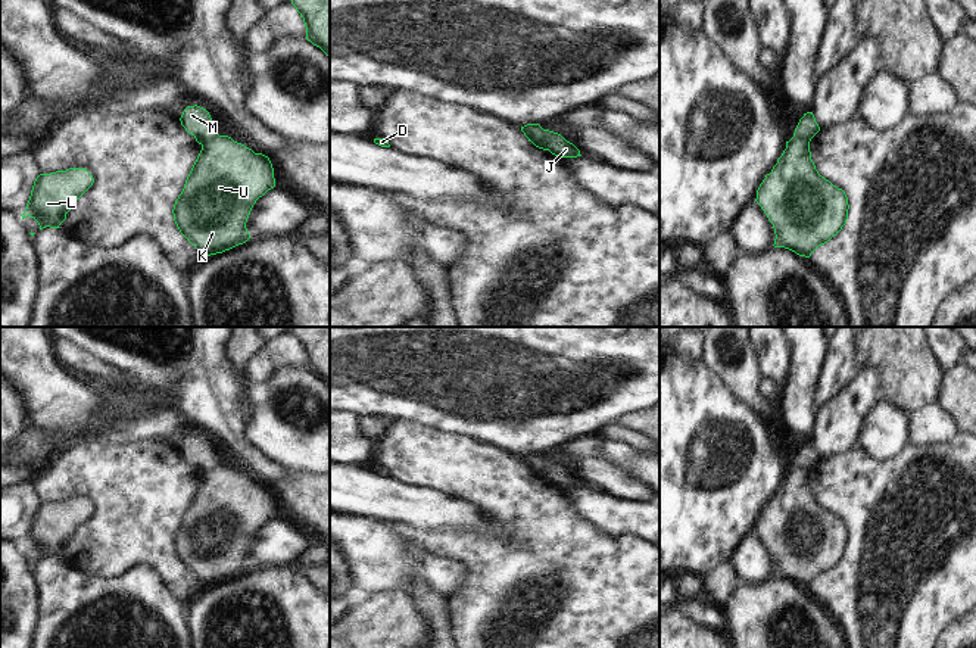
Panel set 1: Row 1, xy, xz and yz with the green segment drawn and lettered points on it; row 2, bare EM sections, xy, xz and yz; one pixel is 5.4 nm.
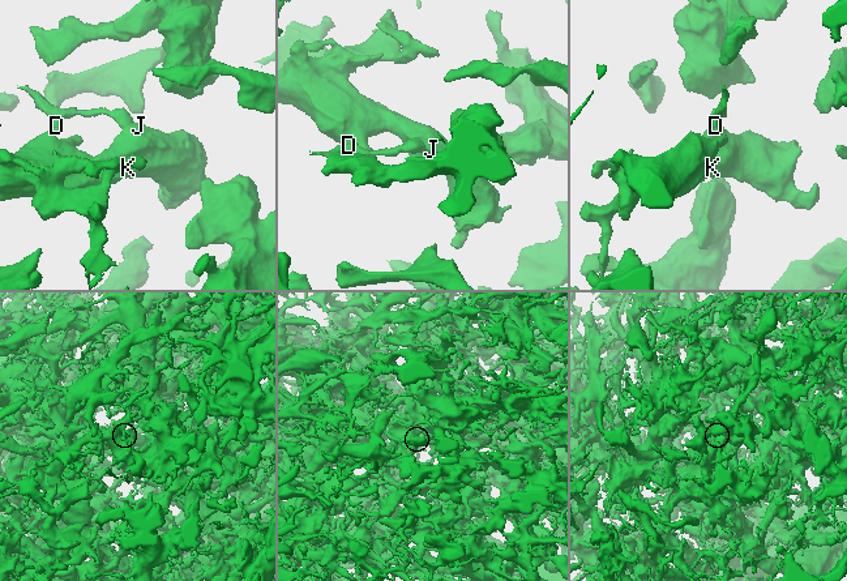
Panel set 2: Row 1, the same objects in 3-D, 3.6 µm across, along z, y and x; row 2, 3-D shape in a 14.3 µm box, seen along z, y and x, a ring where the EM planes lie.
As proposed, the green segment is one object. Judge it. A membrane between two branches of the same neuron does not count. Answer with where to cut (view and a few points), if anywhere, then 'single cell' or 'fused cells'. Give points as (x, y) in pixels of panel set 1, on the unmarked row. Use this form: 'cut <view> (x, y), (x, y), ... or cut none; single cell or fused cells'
cut xz (542, 460), (548, 479); fused cells

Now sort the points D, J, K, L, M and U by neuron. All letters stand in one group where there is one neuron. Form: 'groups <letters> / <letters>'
groups D M / J K L U

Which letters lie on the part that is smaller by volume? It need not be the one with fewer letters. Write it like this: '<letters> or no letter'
D, M.

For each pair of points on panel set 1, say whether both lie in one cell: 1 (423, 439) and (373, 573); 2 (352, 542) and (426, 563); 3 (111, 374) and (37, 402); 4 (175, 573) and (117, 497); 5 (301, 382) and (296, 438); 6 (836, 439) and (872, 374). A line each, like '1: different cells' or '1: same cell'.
1: different cells
2: same cell
3: different cells
4: same cell
5: same cell
6: same cell

